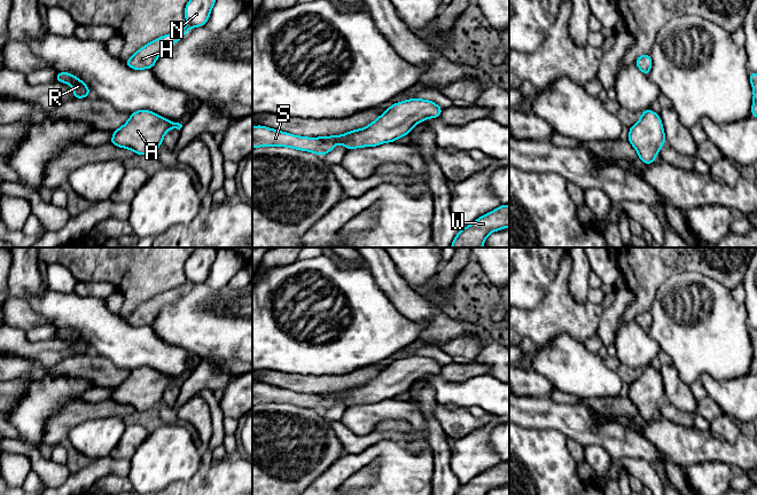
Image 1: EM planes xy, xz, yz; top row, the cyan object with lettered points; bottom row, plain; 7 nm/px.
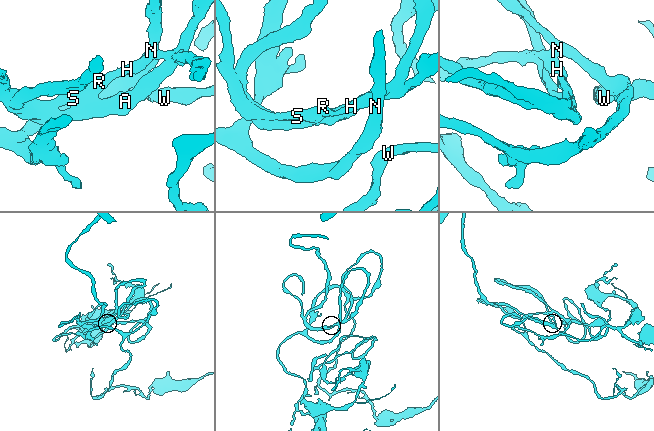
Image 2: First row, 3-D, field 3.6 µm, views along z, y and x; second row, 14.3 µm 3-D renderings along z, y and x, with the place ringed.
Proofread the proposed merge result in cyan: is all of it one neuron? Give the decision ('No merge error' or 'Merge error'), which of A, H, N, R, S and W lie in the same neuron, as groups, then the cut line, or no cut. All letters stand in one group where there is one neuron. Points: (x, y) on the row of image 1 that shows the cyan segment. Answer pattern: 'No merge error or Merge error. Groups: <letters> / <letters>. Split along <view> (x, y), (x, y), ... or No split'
No merge error. Groups: A H N R S W. No split

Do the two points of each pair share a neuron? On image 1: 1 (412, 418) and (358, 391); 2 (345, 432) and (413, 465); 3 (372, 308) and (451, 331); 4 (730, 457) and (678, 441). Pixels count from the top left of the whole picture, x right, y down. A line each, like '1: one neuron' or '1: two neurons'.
1: two neurons
2: two neurons
3: two neurons
4: one neuron

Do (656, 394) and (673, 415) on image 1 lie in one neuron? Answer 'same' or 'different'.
different

